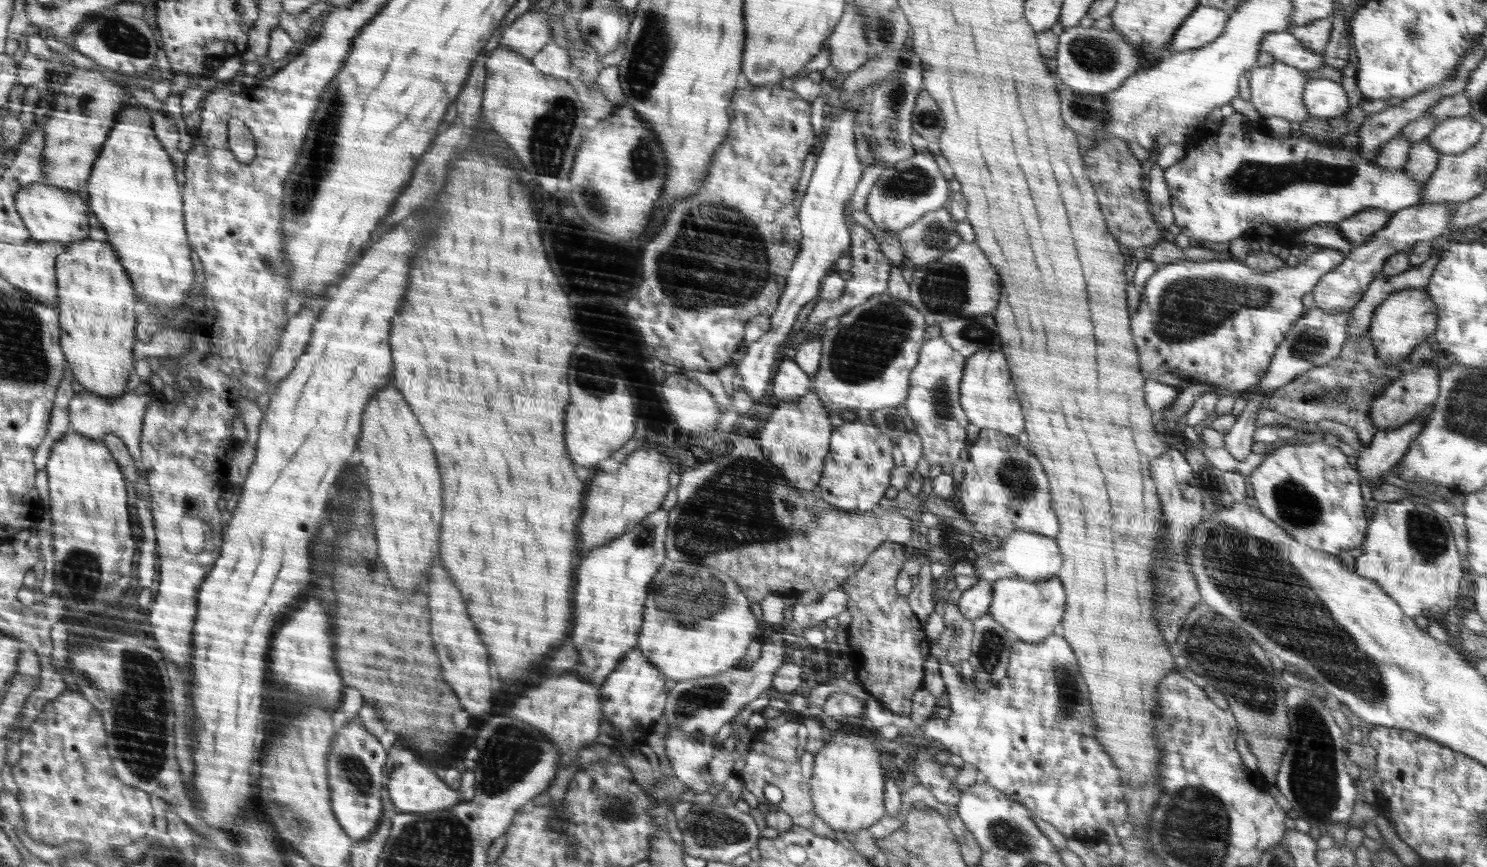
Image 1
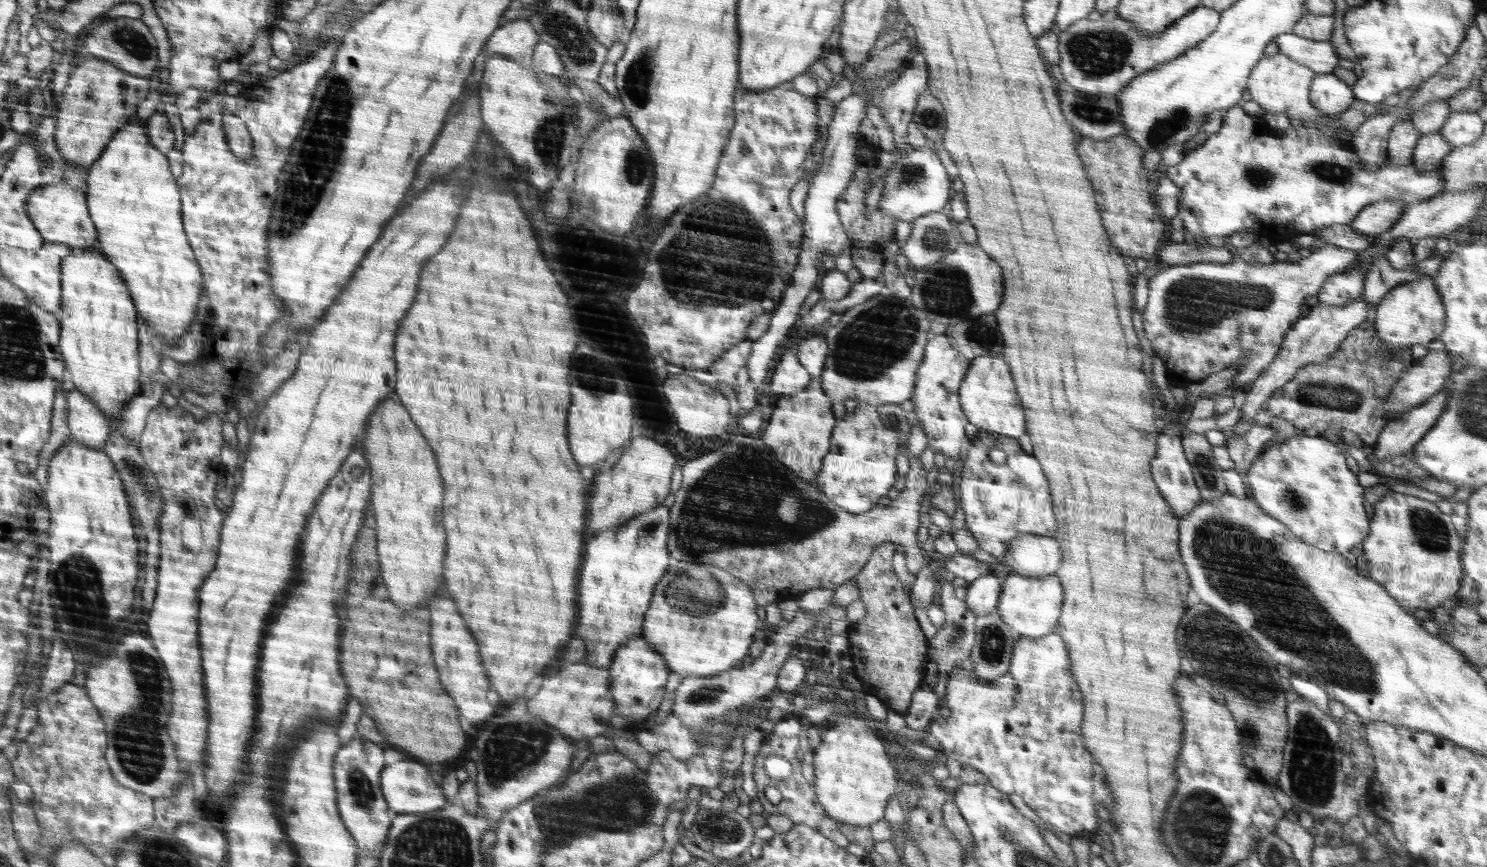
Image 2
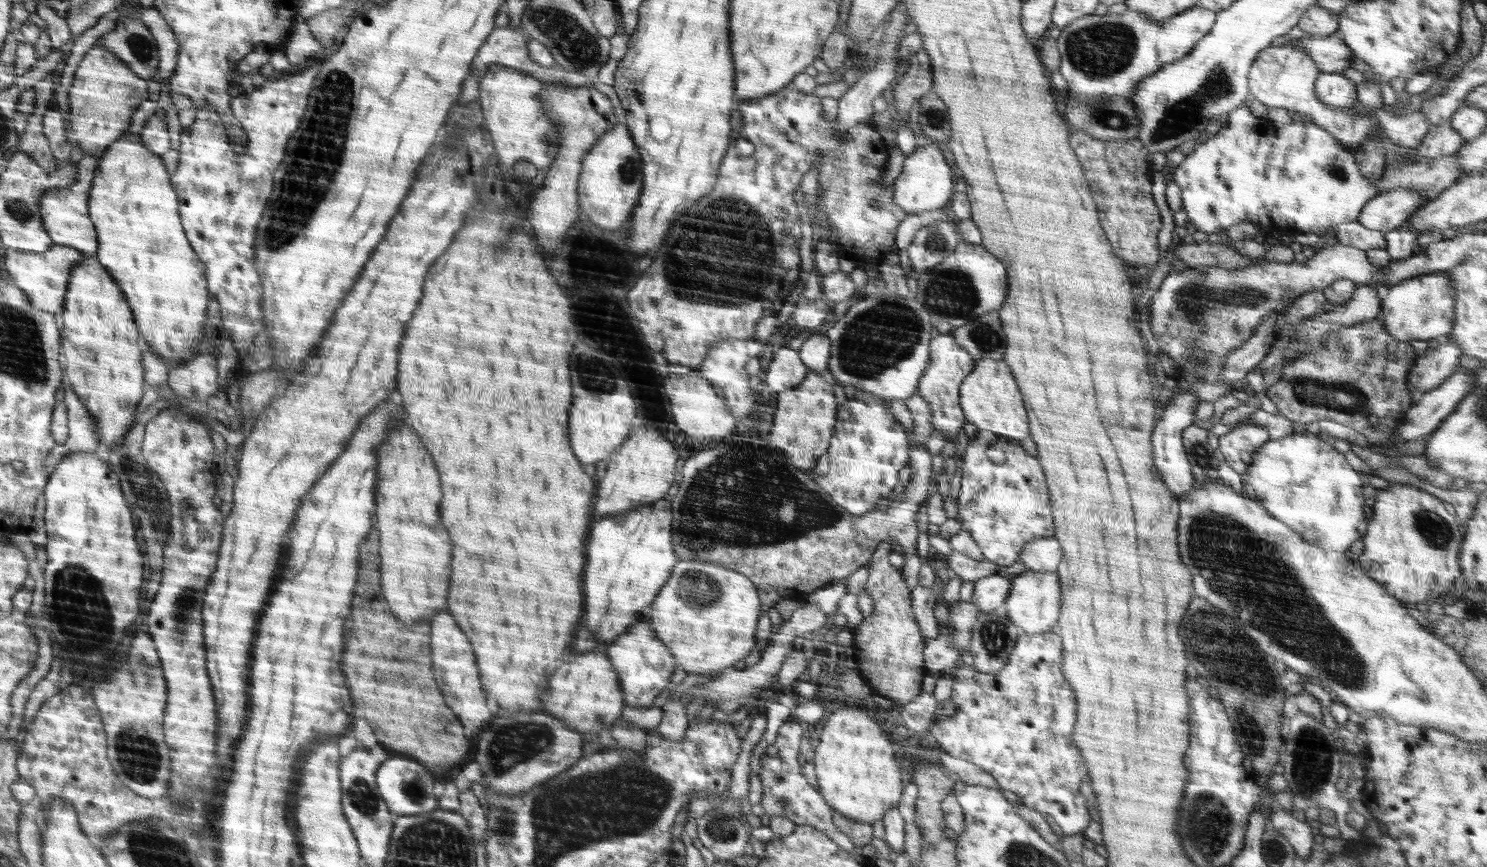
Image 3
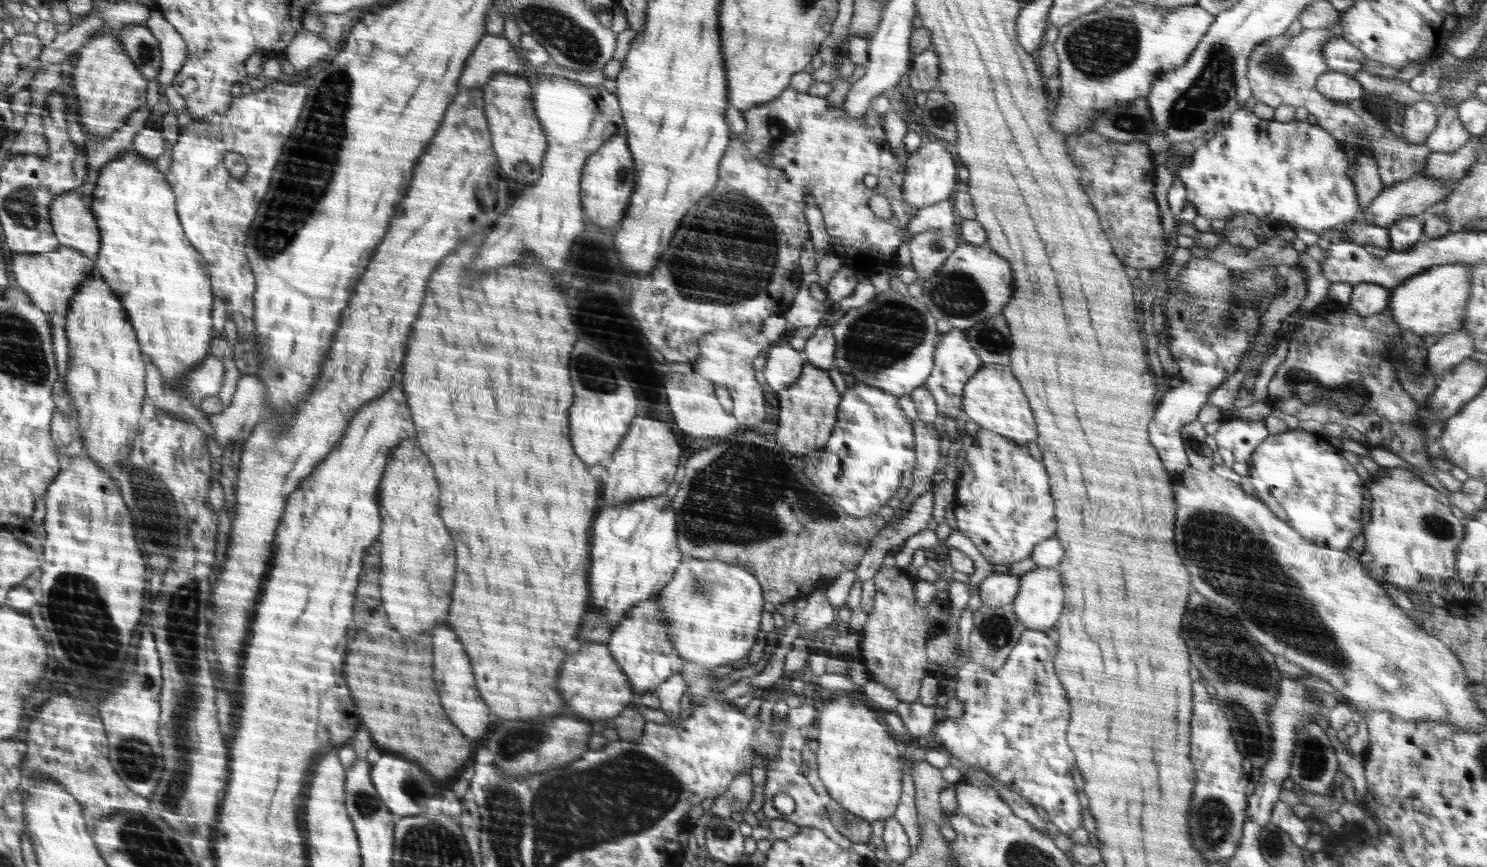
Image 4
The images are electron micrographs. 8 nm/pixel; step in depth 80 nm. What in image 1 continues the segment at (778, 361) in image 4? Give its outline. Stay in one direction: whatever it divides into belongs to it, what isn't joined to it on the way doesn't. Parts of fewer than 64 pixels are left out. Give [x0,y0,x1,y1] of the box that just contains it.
[772,360,811,402]

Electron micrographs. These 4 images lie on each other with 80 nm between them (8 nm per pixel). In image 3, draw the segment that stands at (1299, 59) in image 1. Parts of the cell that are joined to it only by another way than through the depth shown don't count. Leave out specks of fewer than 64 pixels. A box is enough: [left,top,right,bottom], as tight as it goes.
[1293,33,1354,73]

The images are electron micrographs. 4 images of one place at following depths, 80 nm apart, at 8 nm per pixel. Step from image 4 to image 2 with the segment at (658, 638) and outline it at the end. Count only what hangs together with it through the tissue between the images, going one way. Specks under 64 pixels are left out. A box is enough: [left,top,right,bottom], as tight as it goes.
[609,634,668,722]

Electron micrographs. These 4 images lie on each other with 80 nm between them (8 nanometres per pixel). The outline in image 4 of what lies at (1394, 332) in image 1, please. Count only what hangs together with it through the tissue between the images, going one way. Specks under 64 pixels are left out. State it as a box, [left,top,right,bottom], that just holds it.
[1387,264,1470,337]

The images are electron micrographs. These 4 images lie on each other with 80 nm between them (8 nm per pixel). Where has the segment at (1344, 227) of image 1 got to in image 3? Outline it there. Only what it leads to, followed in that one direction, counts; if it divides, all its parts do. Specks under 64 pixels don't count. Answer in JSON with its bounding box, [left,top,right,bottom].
[1356,188,1430,233]

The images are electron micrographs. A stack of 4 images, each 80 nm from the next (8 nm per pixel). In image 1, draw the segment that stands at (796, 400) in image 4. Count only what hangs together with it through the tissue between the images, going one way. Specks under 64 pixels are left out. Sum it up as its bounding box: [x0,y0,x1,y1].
[759,392,832,492]

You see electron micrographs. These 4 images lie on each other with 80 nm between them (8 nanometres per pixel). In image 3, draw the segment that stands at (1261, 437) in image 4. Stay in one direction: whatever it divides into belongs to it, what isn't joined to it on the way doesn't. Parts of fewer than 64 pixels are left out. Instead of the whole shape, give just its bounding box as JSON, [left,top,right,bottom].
[1219,424,1269,475]

